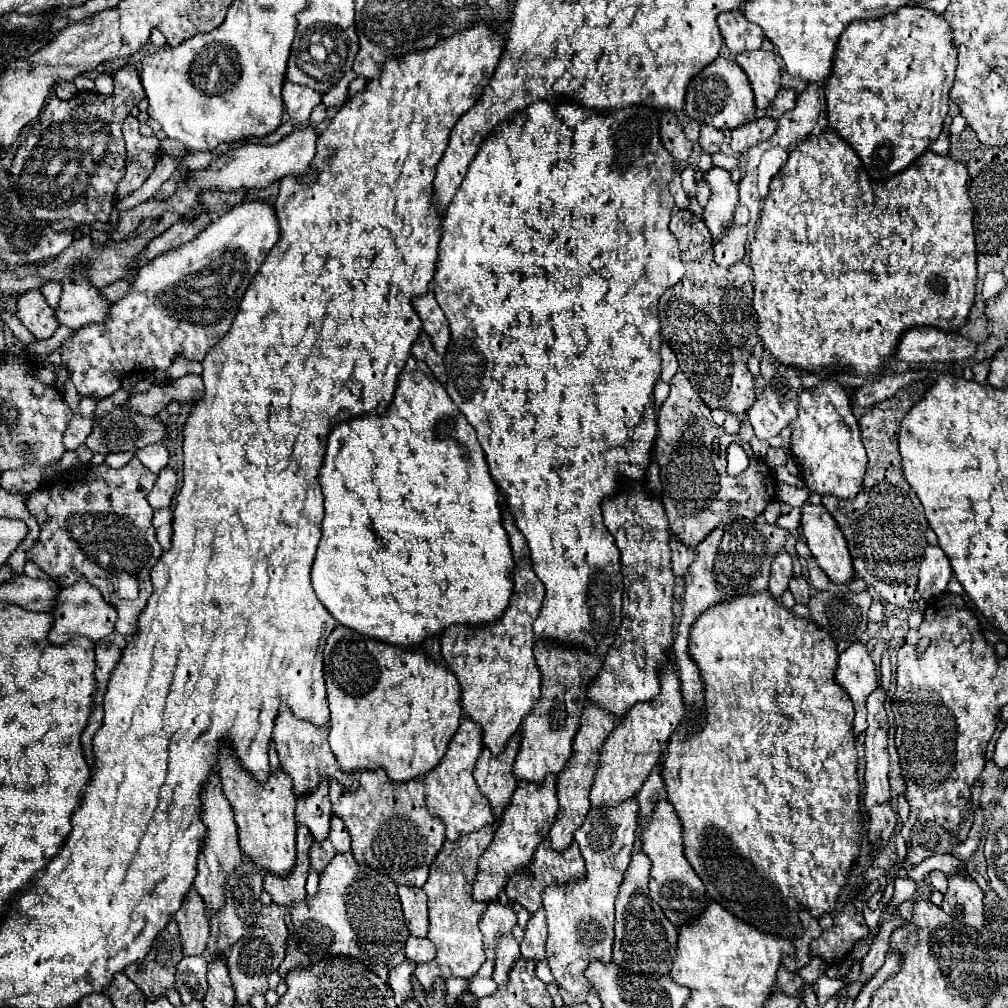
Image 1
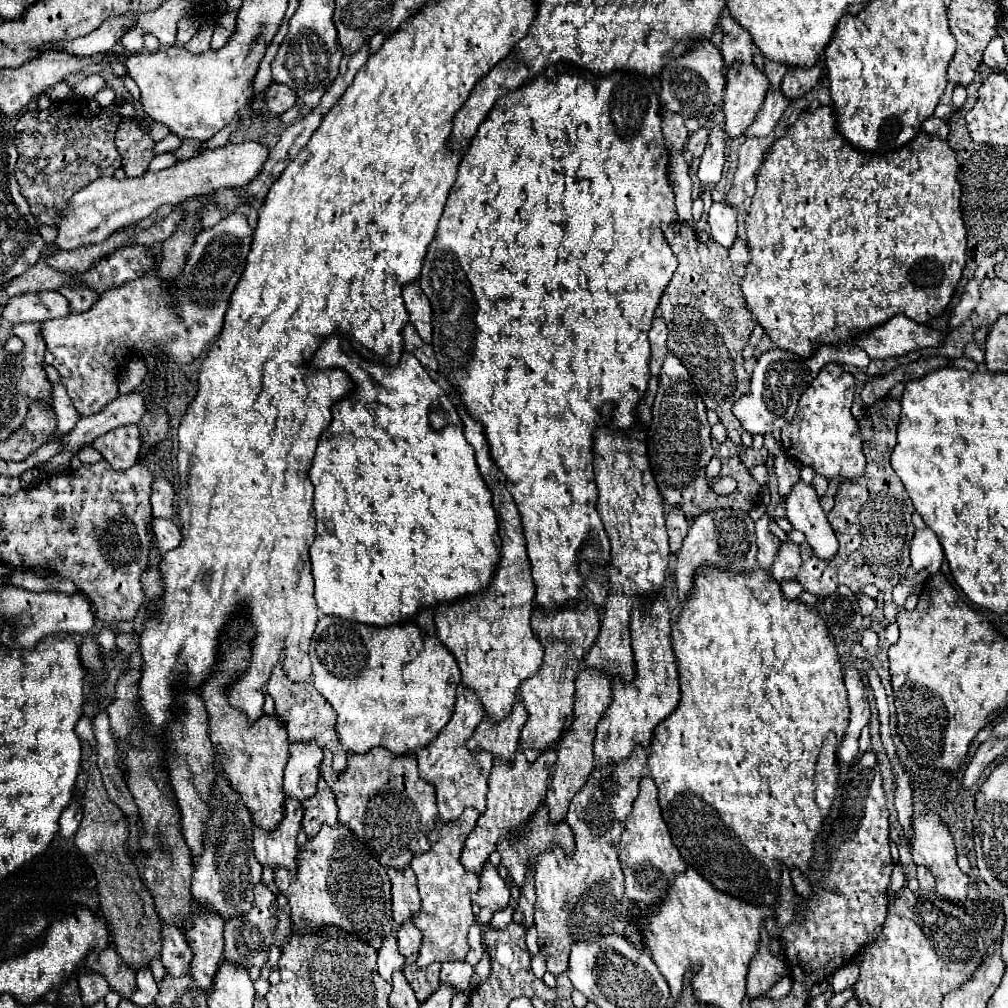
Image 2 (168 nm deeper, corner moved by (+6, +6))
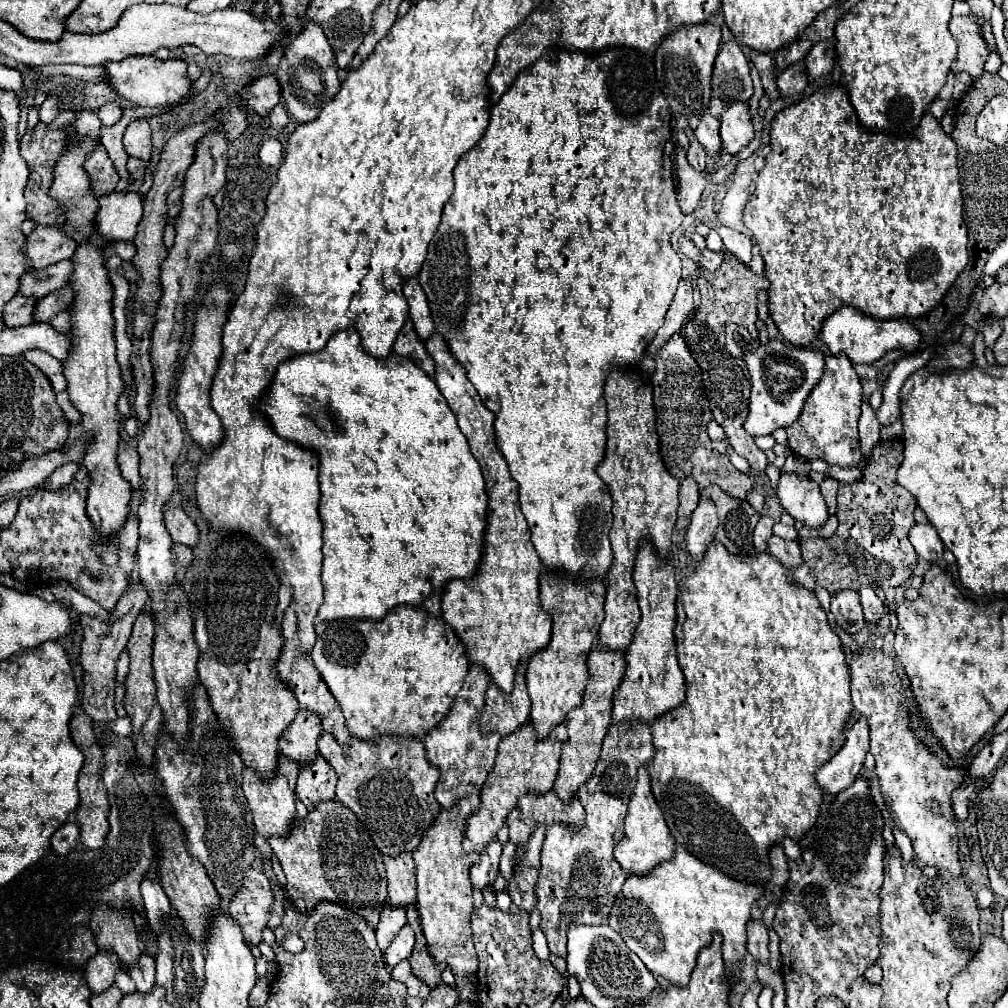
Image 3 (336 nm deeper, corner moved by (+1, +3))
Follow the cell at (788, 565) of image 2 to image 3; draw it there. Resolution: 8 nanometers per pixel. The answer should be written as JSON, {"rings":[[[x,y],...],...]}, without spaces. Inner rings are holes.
{"rings":[[[772,536],[768,540],[768,550],[774,554],[786,568],[798,568],[802,564],[800,546],[796,540],[782,540],[778,536]]]}

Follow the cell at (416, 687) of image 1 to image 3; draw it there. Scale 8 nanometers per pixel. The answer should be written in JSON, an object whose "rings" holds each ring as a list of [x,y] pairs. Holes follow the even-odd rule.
{"rings":[[[404,604],[392,608],[380,620],[332,620],[332,622],[320,622],[320,624],[316,624],[316,644],[314,644],[312,652],[310,652],[310,656],[314,660],[316,670],[320,672],[320,676],[324,678],[324,682],[328,684],[330,692],[334,694],[334,698],[338,700],[338,704],[342,706],[342,712],[346,716],[346,726],[350,730],[350,734],[360,736],[360,738],[372,738],[372,736],[378,736],[382,732],[384,734],[412,734],[412,736],[424,738],[446,716],[446,712],[450,710],[452,700],[458,694],[458,690],[462,688],[464,676],[466,676],[468,666],[470,666],[470,662],[466,658],[466,648],[458,640],[458,636],[452,630],[450,624],[446,624],[442,618],[434,618],[432,614],[428,614],[424,610],[424,606],[404,606]]]}

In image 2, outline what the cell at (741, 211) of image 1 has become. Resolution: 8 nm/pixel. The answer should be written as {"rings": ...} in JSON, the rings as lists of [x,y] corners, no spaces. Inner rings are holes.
{"rings":[[[715,201],[709,209],[709,235],[723,247],[731,247],[737,237],[737,207],[731,209],[727,201]]]}

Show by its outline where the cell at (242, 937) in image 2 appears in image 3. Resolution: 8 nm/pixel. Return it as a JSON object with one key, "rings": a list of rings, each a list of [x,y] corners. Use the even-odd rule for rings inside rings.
{"rings":[[[248,868],[244,872],[242,886],[234,894],[232,904],[228,904],[228,912],[242,926],[248,946],[260,944],[272,902],[274,898],[266,874],[258,868]]]}

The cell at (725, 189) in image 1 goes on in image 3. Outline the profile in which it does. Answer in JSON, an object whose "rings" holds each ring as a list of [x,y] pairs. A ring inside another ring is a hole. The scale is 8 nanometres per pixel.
{"rings":[[[704,112],[702,118],[700,118],[700,124],[694,130],[696,140],[704,146],[706,154],[712,156],[714,160],[720,156],[720,134],[718,134],[718,128],[720,128],[720,122],[710,112]]]}

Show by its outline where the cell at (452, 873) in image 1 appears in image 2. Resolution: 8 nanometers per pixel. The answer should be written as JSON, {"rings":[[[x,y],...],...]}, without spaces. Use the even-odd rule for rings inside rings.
{"rings":[[[475,809],[463,811],[463,815],[457,821],[443,823],[437,821],[435,829],[429,835],[429,851],[423,855],[413,857],[411,869],[417,875],[419,881],[419,895],[421,895],[421,911],[413,917],[413,923],[423,933],[421,951],[417,957],[419,967],[427,967],[435,961],[465,961],[469,953],[467,943],[467,931],[475,921],[475,915],[471,911],[471,893],[479,889],[479,881],[475,873],[469,873],[461,867],[459,855],[463,851],[465,839],[469,837],[471,829],[475,829],[479,819],[479,813]]]}

